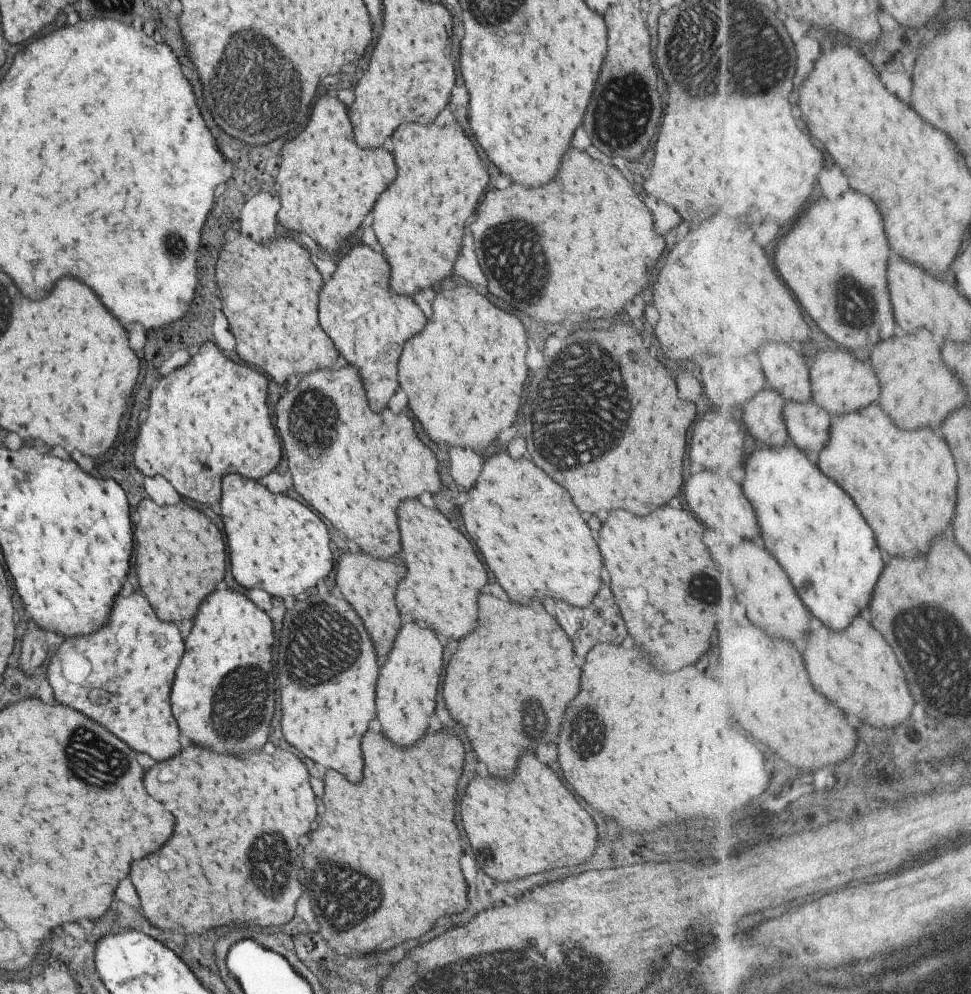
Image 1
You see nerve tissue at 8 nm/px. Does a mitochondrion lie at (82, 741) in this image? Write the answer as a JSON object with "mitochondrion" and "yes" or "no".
{"mitochondrion":"yes"}

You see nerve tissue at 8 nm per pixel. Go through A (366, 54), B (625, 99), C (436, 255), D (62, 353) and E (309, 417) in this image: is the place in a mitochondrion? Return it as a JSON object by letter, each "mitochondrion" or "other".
{"A":"other","B":"mitochondrion","C":"other","D":"other","E":"mitochondrion"}

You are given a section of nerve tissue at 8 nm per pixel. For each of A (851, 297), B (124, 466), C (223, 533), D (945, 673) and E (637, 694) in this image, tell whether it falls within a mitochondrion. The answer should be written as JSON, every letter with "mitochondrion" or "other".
{"A":"mitochondrion","B":"other","C":"other","D":"mitochondrion","E":"other"}

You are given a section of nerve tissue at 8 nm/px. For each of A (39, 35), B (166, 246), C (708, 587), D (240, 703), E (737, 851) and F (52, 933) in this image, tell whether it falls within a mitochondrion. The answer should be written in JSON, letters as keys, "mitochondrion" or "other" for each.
{"A":"other","B":"mitochondrion","C":"mitochondrion","D":"mitochondrion","E":"other","F":"other"}

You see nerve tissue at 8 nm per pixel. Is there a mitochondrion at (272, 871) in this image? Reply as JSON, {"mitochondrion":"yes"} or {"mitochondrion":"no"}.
{"mitochondrion":"yes"}

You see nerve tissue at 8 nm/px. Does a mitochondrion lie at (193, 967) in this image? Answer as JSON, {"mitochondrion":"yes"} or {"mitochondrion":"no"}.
{"mitochondrion":"no"}

